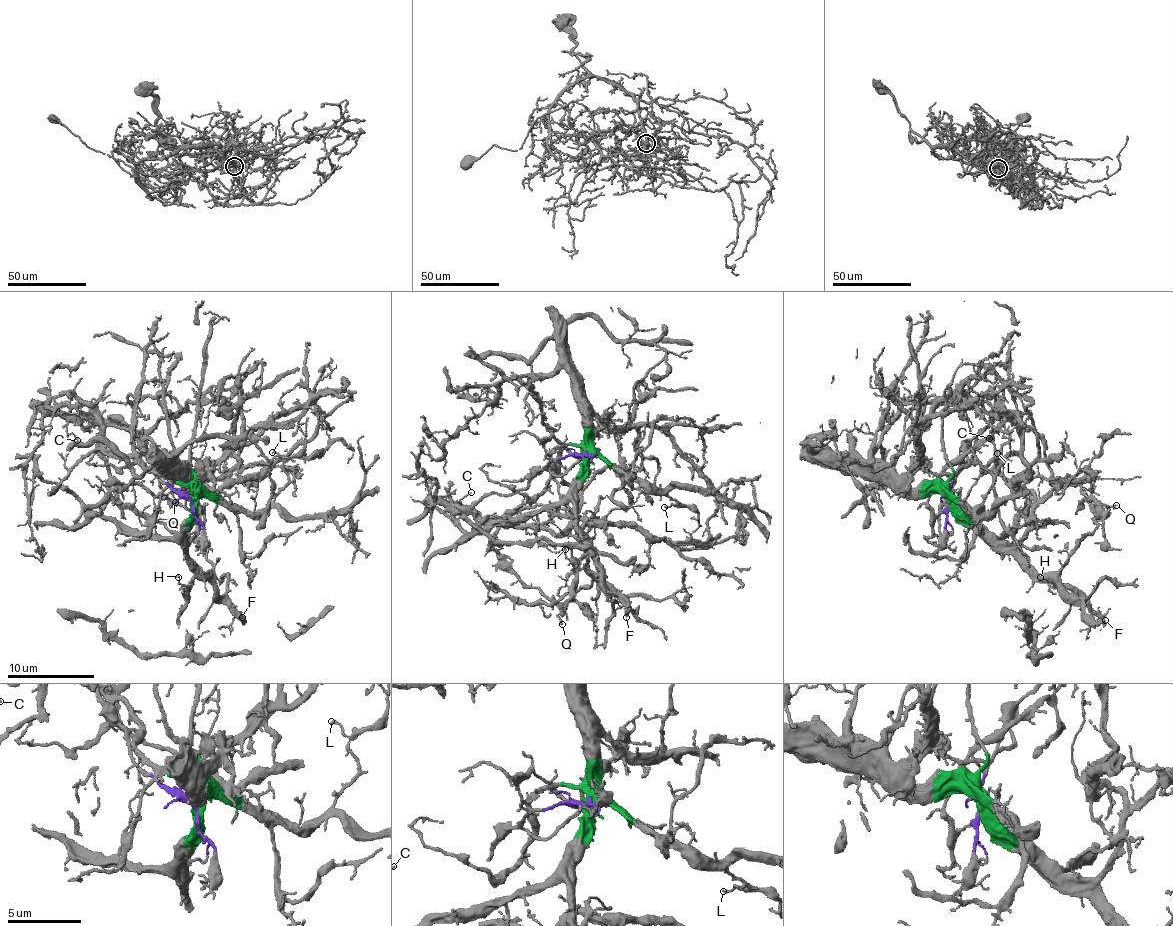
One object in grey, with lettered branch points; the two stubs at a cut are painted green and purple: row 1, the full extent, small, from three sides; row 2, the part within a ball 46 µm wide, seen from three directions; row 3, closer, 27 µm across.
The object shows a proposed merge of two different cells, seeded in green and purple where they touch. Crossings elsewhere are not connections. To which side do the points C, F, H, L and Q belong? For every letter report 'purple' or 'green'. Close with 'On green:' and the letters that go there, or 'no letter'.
C: purple
F: green
H: green
L: green
Q: purple
On green: F, H, L

